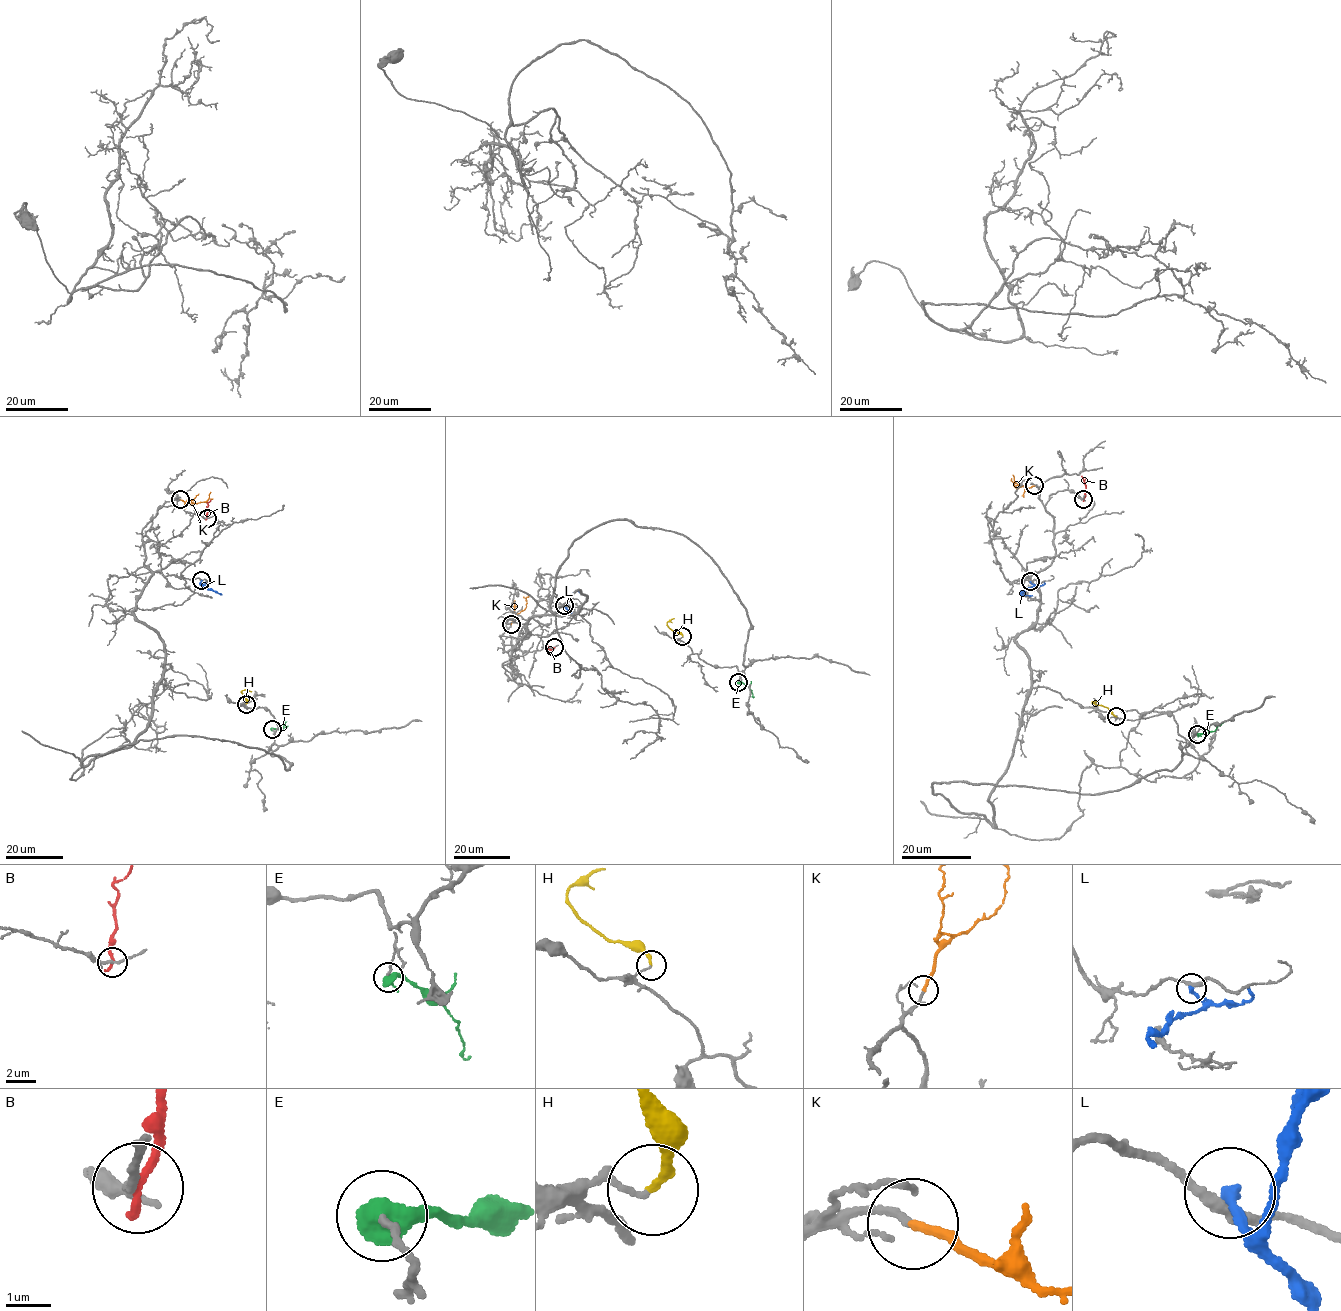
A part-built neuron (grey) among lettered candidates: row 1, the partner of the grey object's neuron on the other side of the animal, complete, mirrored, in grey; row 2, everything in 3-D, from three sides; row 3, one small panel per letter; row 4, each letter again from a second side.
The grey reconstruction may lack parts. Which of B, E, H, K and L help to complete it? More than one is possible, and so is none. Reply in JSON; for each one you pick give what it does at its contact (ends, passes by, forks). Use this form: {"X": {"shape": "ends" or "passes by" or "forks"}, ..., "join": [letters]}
{"E": {"shape": "ends"}, "K": {"shape": "ends"}, "join": ["E", "K"]}

